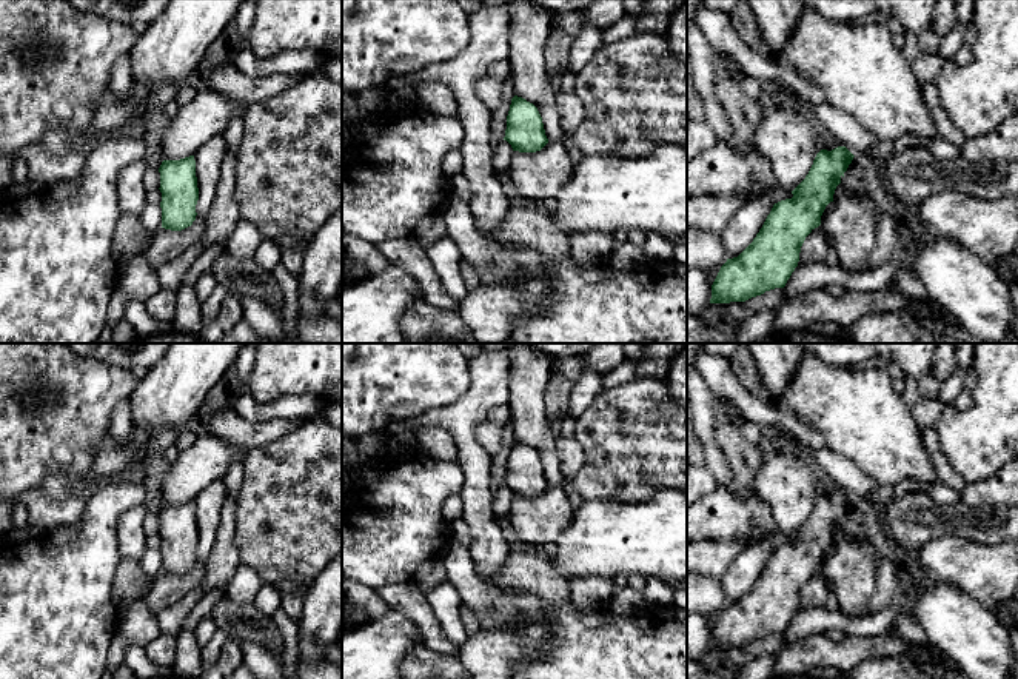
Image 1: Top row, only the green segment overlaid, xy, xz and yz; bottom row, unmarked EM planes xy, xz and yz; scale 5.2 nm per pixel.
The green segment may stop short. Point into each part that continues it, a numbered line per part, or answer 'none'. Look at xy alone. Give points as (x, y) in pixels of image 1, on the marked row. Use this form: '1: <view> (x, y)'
none

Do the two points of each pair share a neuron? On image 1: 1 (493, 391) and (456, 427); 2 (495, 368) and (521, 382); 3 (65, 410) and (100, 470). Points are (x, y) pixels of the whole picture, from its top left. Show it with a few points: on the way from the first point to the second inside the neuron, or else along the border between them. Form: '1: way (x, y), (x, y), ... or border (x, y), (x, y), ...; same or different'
1: way (484, 399), (465, 418); same
2: border (512, 359), (510, 398), (505, 404); different
3: border (108, 433), (87, 471), (79, 474), (60, 473); different

